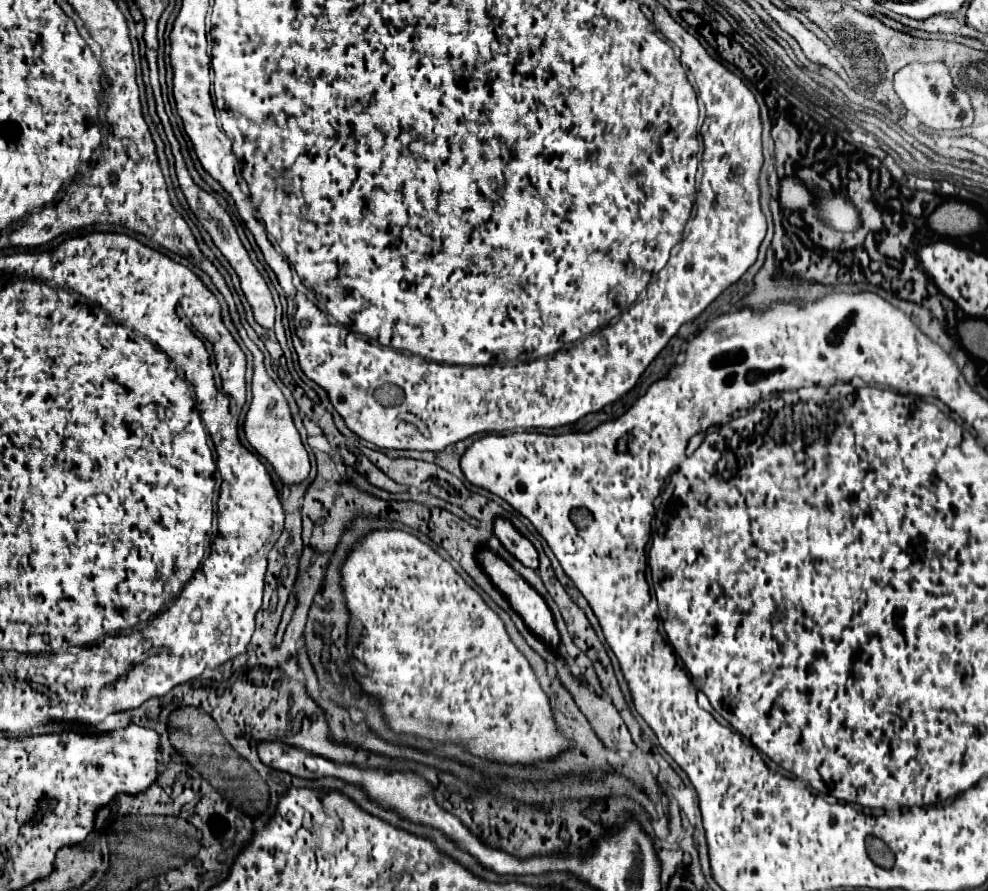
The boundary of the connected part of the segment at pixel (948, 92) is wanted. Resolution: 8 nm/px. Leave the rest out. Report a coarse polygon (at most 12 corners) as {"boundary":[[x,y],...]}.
{"boundary":[[910,63],[894,75],[900,103],[930,129],[972,125],[950,69]]}

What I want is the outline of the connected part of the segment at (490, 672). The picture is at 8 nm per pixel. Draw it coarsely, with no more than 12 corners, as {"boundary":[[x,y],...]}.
{"boundary":[[364,537],[350,653],[394,733],[534,763],[570,743],[430,545]]}

